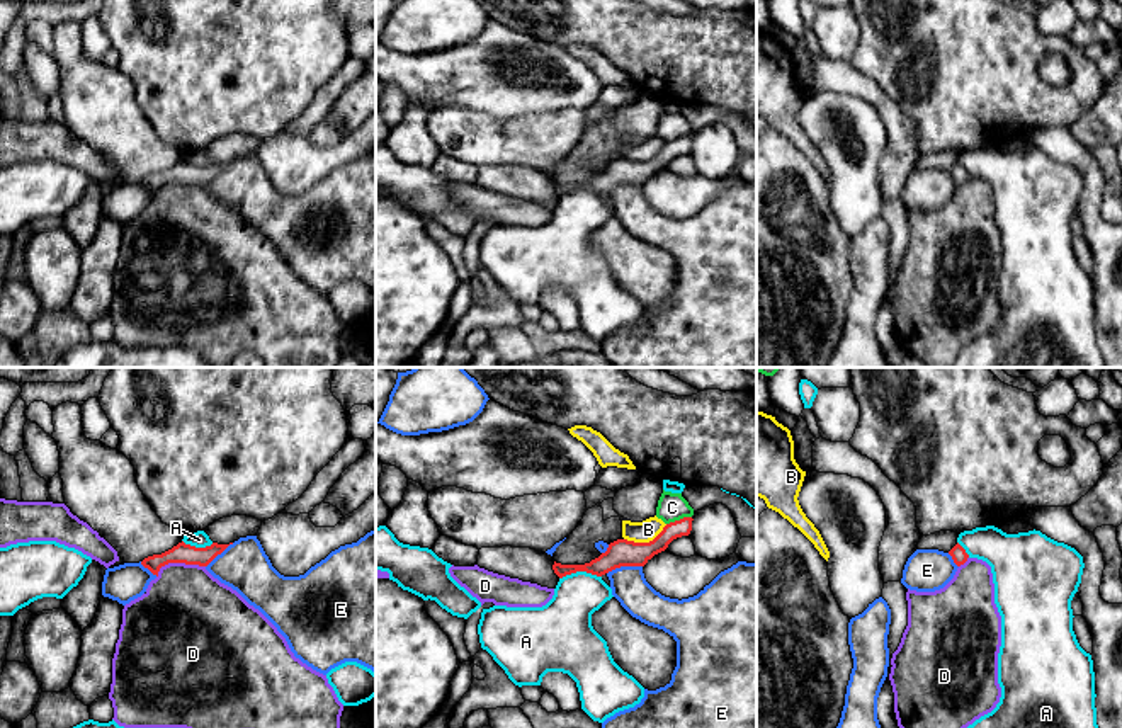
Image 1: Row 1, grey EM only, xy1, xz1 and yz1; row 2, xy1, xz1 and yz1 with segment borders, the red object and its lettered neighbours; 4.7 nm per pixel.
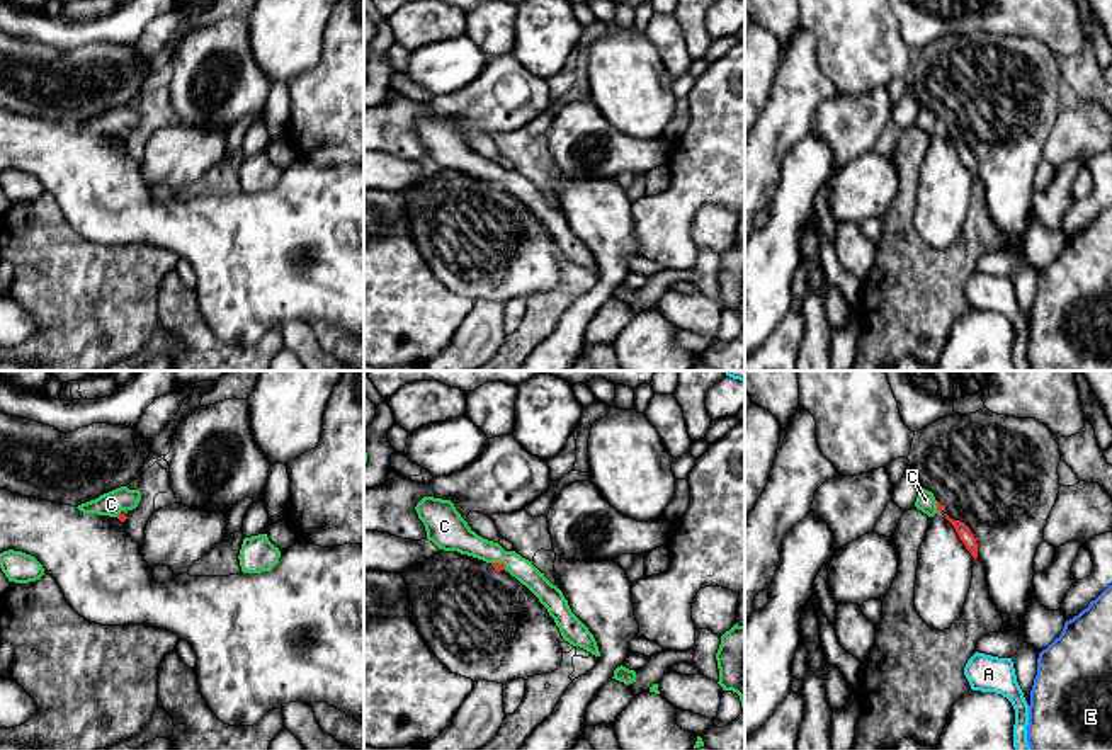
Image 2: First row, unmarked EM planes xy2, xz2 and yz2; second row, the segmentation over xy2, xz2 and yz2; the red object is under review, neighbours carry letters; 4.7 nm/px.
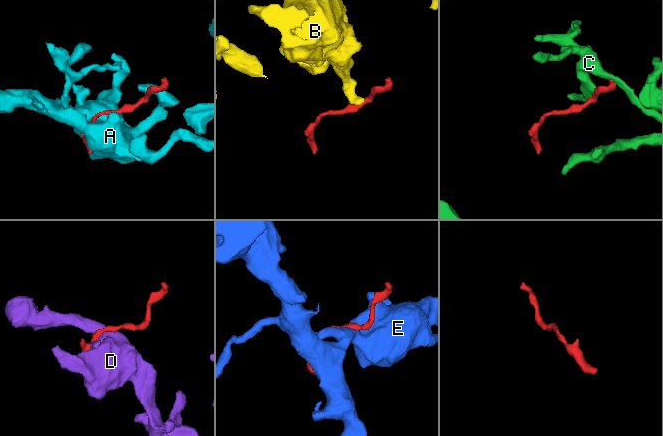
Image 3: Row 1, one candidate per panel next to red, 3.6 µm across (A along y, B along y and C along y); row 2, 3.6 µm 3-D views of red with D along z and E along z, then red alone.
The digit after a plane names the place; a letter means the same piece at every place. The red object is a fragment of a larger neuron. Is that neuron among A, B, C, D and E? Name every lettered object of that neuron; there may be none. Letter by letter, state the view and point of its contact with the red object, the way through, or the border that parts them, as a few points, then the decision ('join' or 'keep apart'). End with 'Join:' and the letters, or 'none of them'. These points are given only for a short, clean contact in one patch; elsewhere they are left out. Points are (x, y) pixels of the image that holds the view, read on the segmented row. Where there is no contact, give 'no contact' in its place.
A: contact xz1 (580, 570); keep apart
B: contact xz1 (645, 543); border xz1 (667, 524), (648, 541), (624, 540); keep apart
C: contact xz1 (680, 519); keep apart
D: contact xy1 (177, 562); border xy1 (204, 567), (165, 563), (157, 577); keep apart
E: contact xz1 (624, 565); keep apart
Join: none of them

